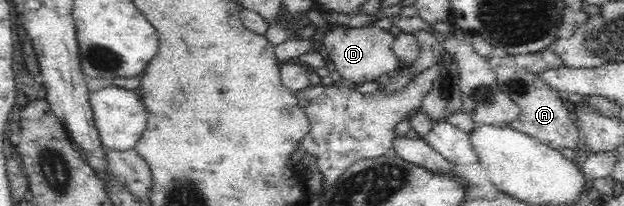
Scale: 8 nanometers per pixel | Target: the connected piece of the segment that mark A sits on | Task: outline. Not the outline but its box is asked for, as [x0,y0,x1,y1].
[487,55,583,148]

